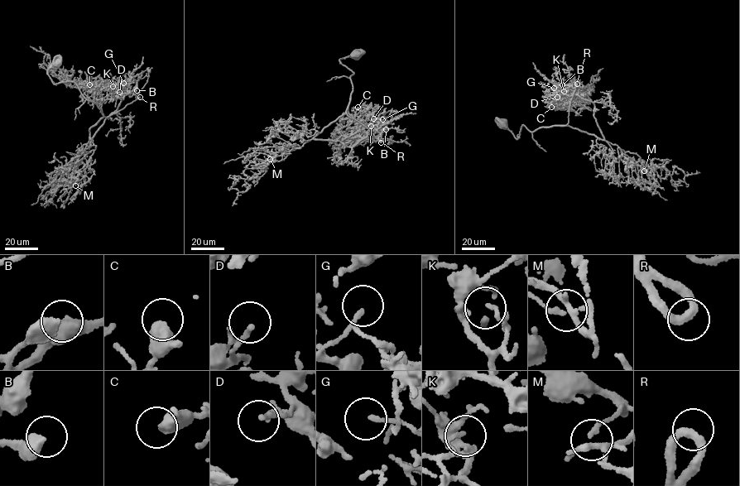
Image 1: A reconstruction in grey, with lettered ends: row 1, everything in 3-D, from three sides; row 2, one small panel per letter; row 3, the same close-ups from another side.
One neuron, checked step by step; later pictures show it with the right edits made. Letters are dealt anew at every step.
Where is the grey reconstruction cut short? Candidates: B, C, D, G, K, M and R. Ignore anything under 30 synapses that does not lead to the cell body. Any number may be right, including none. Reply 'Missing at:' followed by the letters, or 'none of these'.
Missing at: B, K

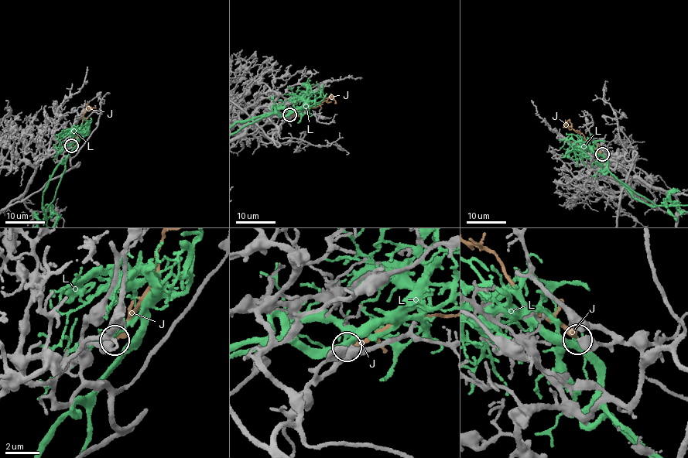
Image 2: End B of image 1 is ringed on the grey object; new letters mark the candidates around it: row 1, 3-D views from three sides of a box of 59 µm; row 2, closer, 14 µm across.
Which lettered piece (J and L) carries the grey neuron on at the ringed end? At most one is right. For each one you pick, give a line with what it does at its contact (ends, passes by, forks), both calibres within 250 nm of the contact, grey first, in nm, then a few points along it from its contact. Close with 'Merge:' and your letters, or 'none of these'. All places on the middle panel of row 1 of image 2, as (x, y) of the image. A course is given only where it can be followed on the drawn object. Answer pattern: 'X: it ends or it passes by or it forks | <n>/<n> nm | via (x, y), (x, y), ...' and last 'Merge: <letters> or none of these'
J: it ends | 480/400 nm
Merge: J

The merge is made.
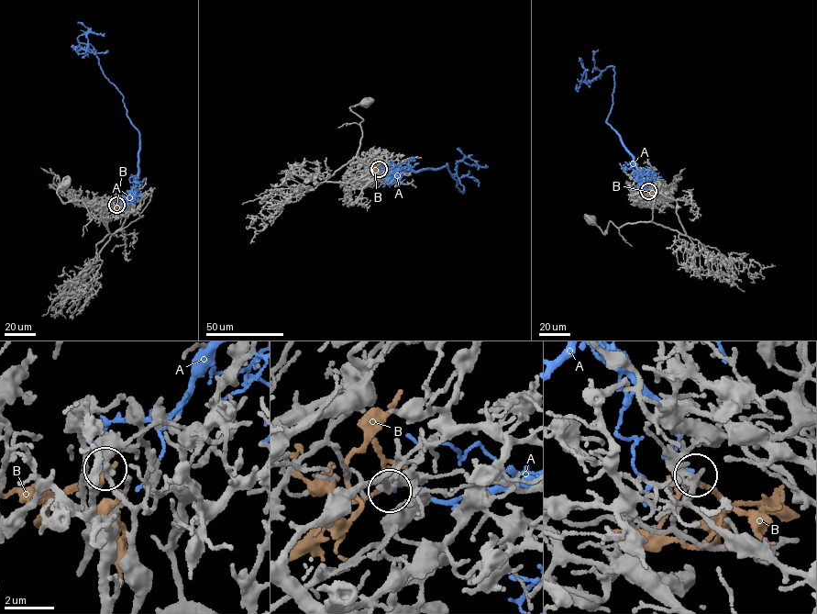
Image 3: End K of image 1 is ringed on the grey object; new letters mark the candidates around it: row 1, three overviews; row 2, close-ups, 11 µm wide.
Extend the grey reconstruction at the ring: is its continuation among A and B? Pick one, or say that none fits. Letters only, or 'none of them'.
none of them

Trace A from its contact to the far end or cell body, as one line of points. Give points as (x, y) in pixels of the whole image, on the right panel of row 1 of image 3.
A: (647, 190), (634, 157), (606, 122), (614, 67), (587, 82), (579, 61)

